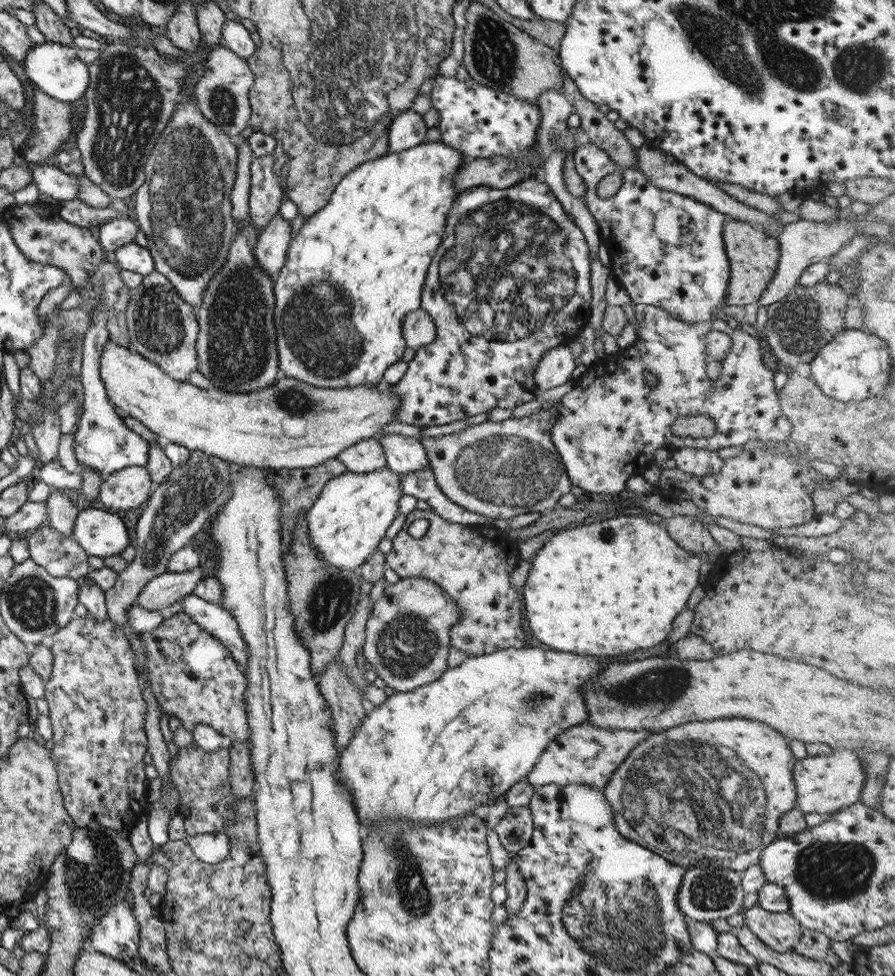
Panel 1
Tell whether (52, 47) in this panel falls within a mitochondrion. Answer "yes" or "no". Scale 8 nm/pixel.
no

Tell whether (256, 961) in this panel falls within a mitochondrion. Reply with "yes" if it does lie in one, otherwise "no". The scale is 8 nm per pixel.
yes

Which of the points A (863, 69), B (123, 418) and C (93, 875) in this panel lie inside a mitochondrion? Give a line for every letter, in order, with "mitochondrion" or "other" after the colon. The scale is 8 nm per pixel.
A: mitochondrion
B: other
C: mitochondrion

